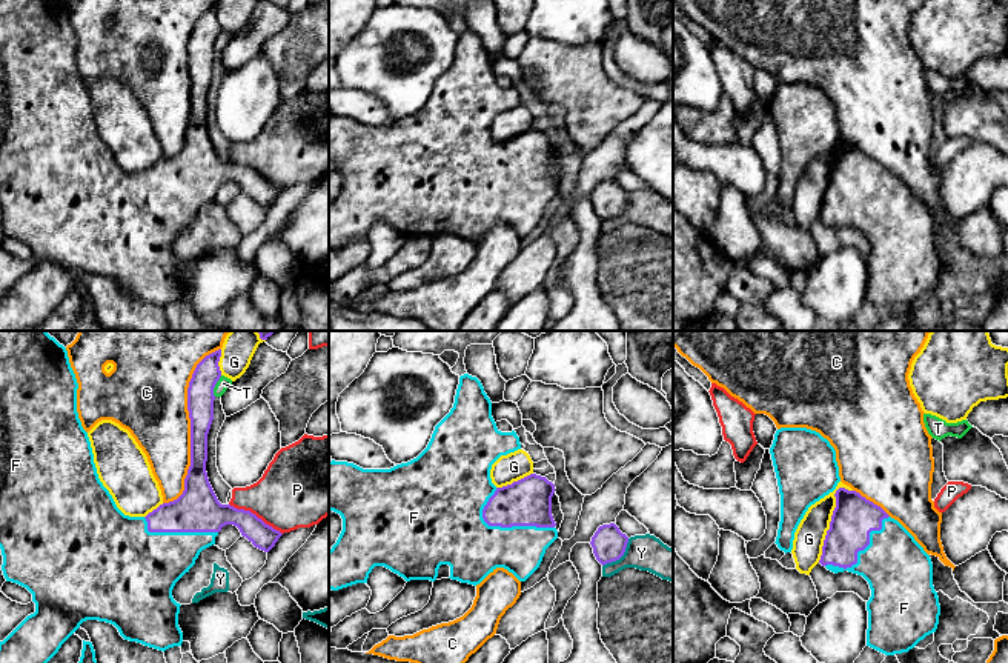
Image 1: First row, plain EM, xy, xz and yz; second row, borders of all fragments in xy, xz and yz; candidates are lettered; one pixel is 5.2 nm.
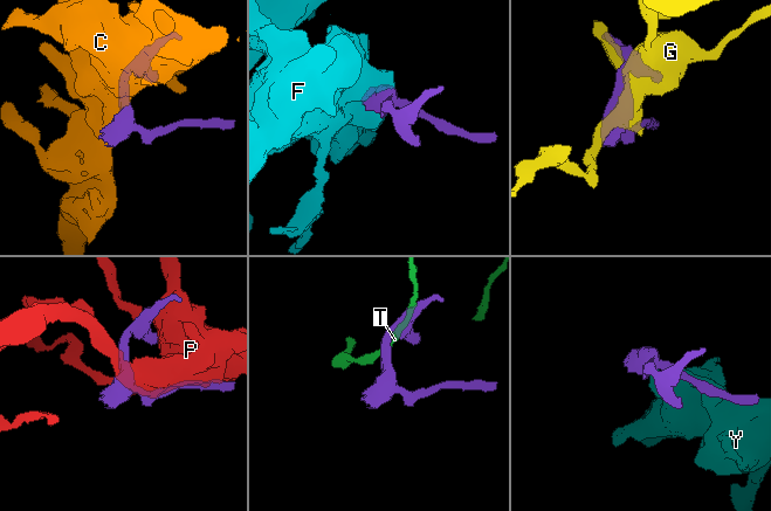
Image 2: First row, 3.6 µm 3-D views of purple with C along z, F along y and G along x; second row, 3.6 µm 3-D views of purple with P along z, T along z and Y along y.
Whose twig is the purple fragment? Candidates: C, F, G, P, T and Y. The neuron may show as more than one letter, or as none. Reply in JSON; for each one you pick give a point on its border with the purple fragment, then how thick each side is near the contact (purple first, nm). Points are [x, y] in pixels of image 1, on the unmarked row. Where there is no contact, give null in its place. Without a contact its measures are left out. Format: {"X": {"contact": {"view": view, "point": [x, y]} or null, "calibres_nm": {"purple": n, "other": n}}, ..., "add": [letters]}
{"F": {"contact": {"view": "xz", "point": [513, 180]}, "calibres_nm": {"purple": 260, "other": 300}}, "add": ["F"]}

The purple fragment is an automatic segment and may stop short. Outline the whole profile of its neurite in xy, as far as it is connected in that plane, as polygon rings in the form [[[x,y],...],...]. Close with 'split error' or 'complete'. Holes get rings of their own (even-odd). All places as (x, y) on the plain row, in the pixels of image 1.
[[[0,0],[0,205],[6,237],[32,249],[35,268],[0,297],[0,331],[34,331],[86,275],[114,280],[124,295],[166,306],[181,302],[180,258],[172,252],[175,238],[195,220],[200,208],[215,200],[226,180],[240,185],[255,203],[269,208],[280,186],[250,166],[221,160],[206,128],[207,89],[214,75],[214,43],[221,32],[221,5],[206,11],[187,43],[191,74],[191,122],[183,149],[160,160],[146,172],[124,171],[98,134],[88,88],[77,68],[78,38],[63,0]]]; split error

